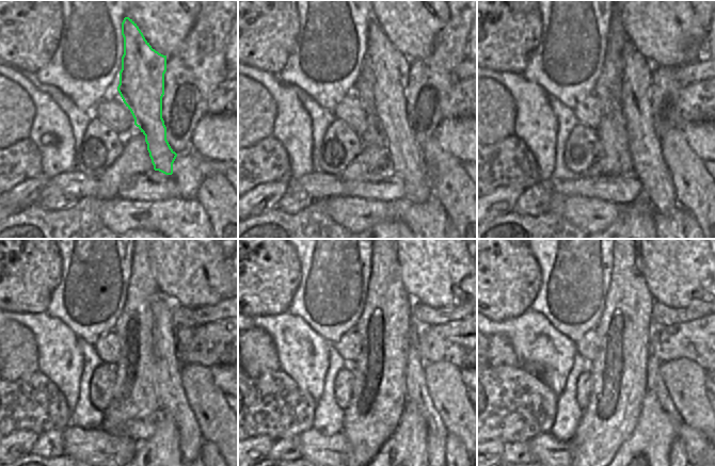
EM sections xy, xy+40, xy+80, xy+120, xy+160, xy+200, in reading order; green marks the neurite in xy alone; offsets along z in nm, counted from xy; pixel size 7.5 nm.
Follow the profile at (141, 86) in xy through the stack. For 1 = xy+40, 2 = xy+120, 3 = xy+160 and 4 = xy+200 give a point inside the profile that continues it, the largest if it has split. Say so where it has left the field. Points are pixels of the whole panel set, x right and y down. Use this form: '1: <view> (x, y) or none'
1: xy+40 (391, 68)
2: xy+120 (173, 402)
3: xy+160 (416, 391)
4: xy+200 (654, 383)

